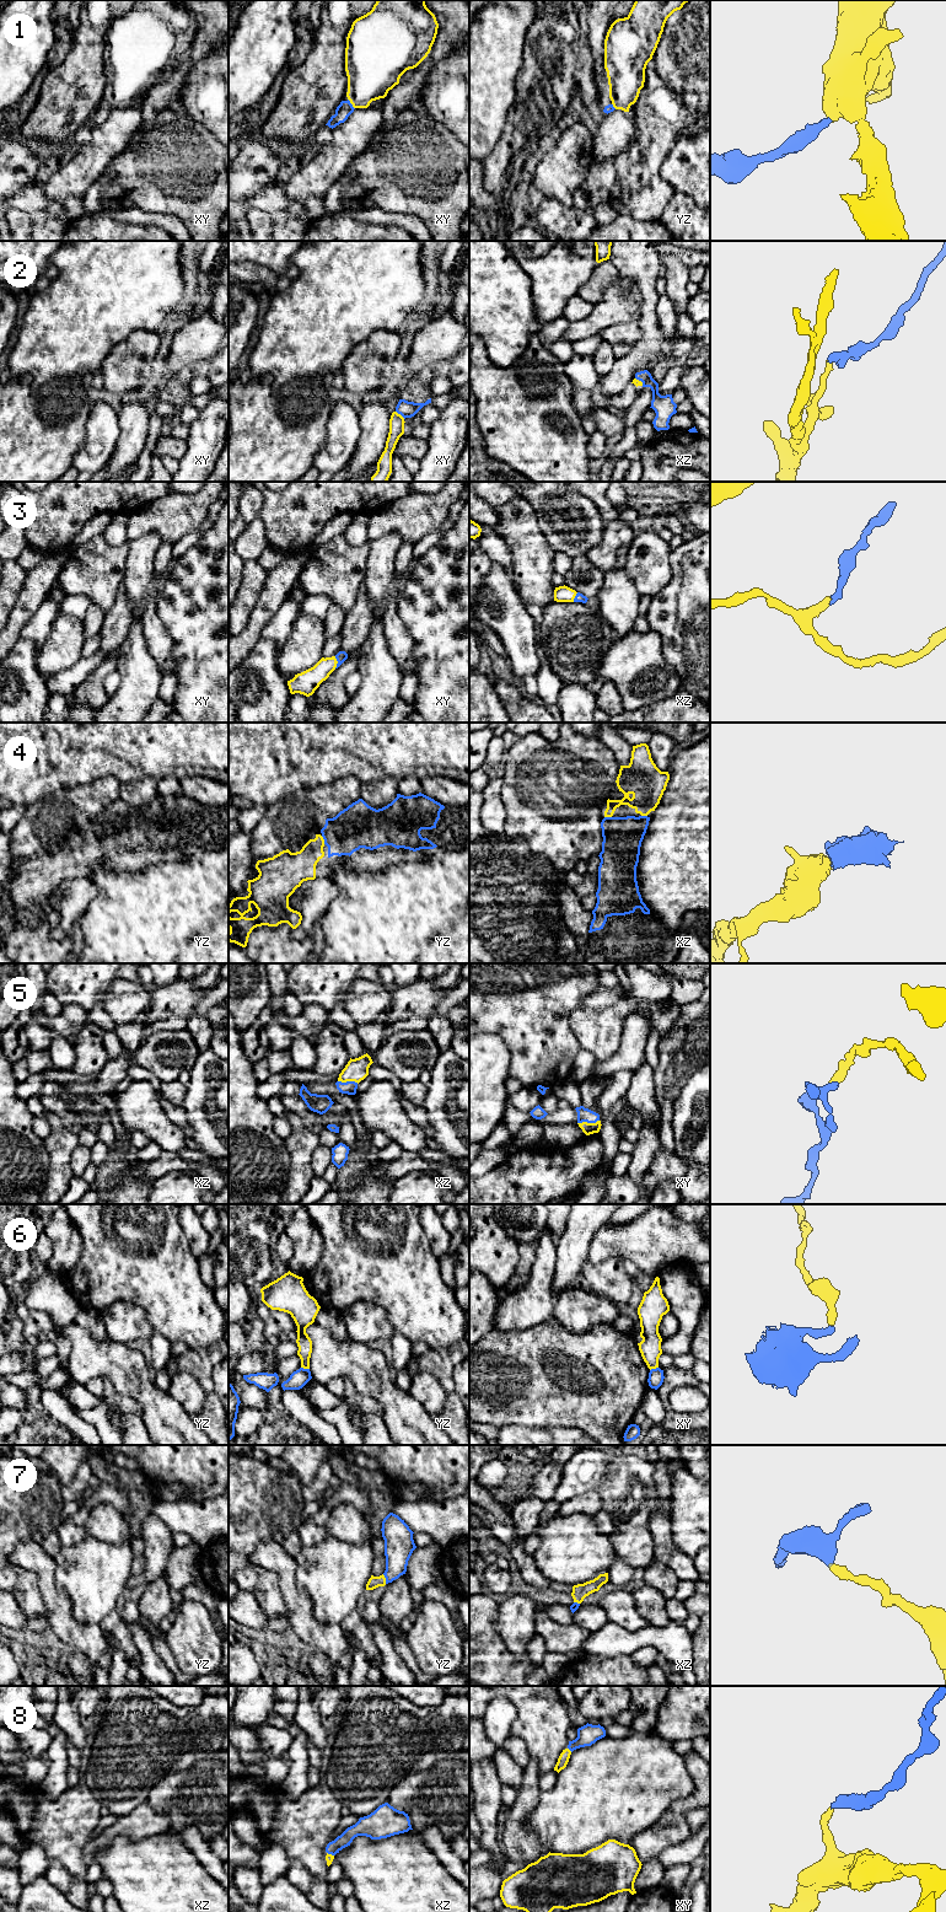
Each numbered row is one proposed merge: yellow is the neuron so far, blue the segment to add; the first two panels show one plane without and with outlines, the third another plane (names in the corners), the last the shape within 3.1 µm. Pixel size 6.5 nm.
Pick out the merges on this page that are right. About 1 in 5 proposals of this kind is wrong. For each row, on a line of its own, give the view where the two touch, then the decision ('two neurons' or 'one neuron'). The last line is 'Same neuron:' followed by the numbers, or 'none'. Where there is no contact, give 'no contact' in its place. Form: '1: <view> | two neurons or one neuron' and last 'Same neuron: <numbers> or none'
1: xy | one neuron
2: xy | two neurons
3: xy | one neuron
4: yz | one neuron
5: xy | one neuron
6: yz | two neurons
7: yz | one neuron
8: xy | one neuron
Same neuron: 1, 3, 4, 5, 7, 8

